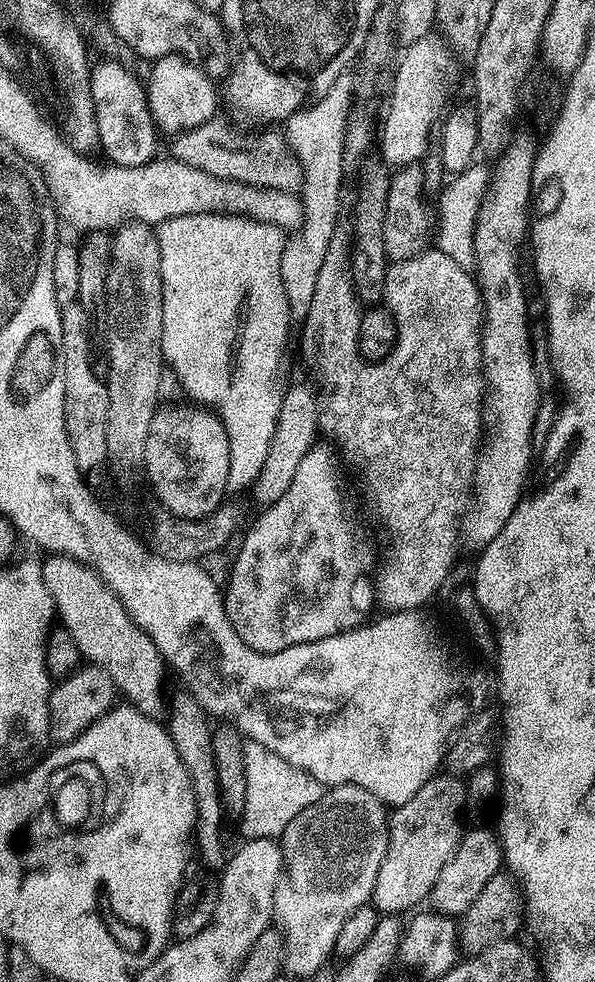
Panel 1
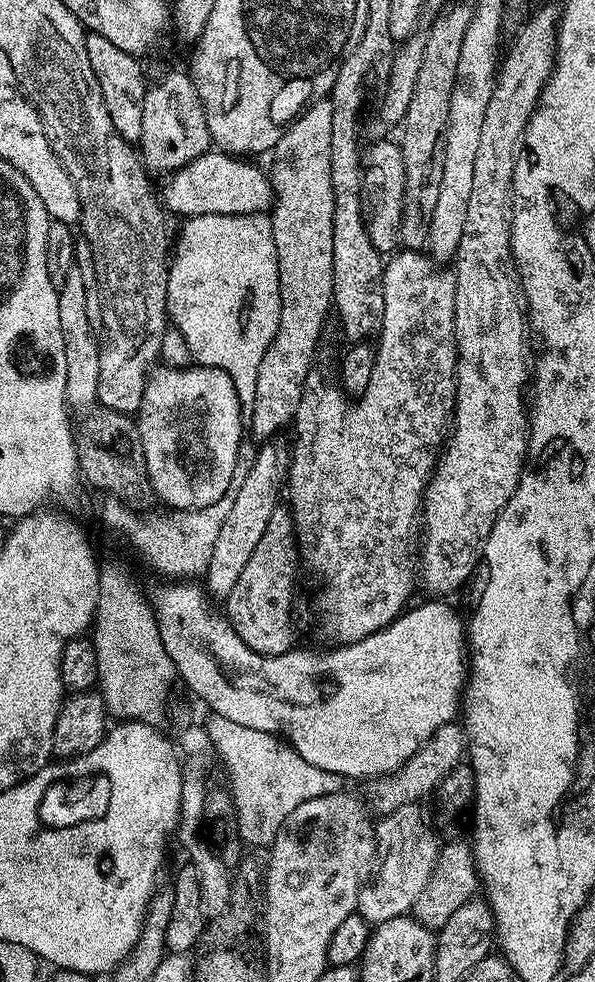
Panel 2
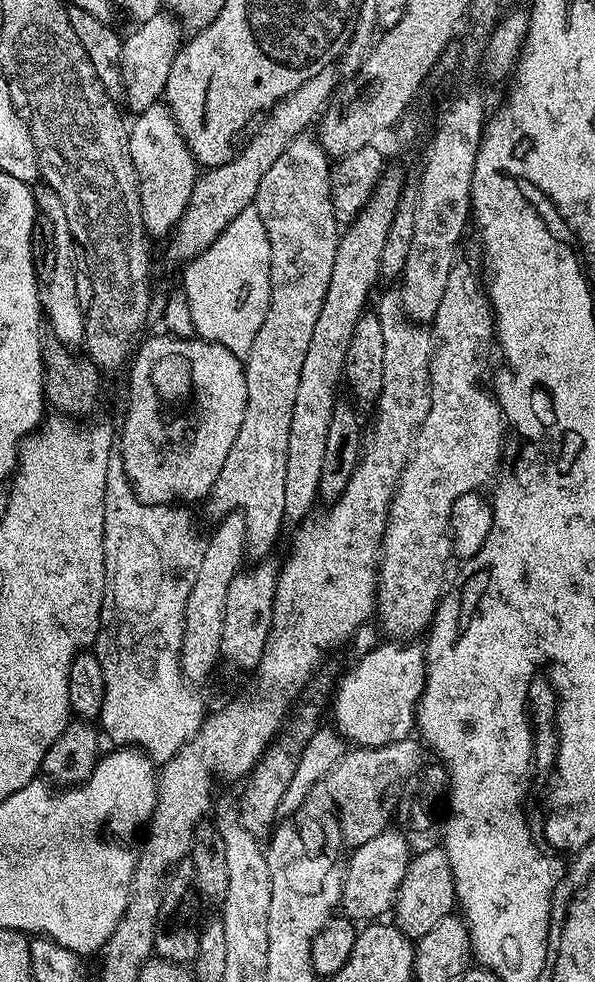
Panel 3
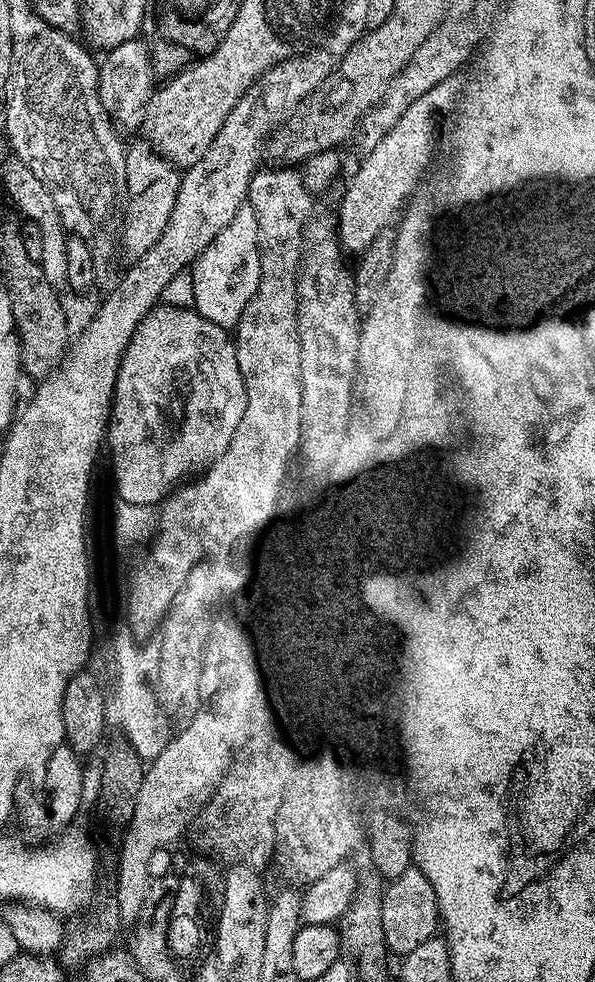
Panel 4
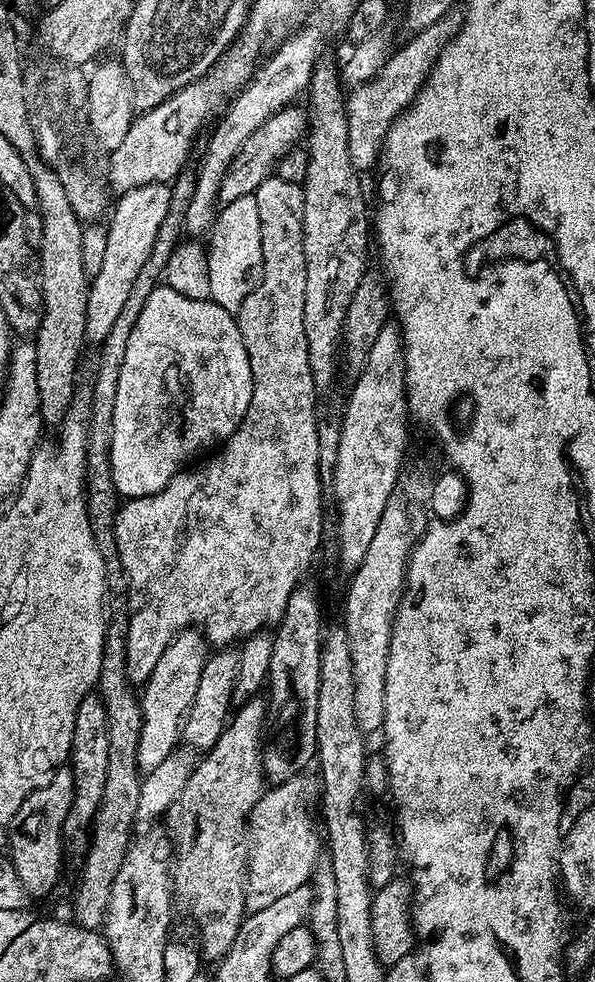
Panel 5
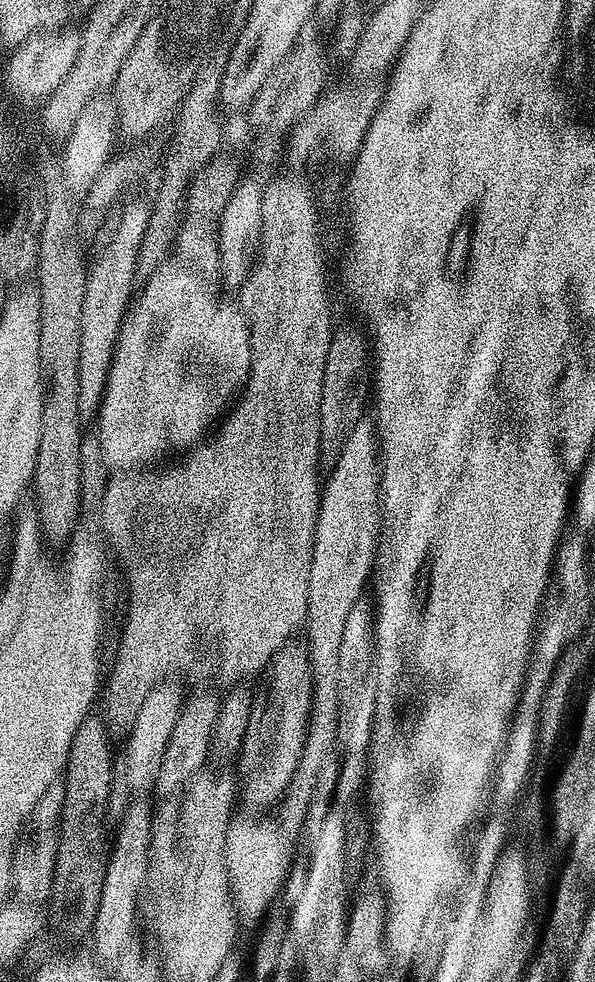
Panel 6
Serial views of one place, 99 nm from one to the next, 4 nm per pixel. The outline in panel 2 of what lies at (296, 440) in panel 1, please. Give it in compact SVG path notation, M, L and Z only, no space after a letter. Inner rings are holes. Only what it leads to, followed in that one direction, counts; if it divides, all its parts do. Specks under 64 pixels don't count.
M272 438L256 452L256 457L248 464L248 477L242 482L242 490L238 490L238 498L234 498L234 506L222 522L222 530L218 530L218 538L214 541L214 550L210 553L208 569L202 577L203 587L213 601L227 601L230 590L234 590L234 582L238 582L238 574L242 574L242 566L254 554L254 546L258 546L258 538L266 531L266 522L270 522L270 514L278 507L282 496L282 485L288 479L290 448L280 438Z

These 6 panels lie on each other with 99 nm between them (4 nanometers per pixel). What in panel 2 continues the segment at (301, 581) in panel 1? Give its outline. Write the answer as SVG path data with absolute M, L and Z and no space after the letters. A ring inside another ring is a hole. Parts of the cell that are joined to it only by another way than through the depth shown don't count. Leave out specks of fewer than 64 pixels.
M278 506L274 514L270 514L266 531L258 538L254 554L250 554L246 566L242 566L242 574L238 574L238 582L234 582L234 590L230 590L226 601L227 618L250 650L265 654L293 651L296 628L292 625L292 595L296 592L296 564L298 568L292 513L287 507Z

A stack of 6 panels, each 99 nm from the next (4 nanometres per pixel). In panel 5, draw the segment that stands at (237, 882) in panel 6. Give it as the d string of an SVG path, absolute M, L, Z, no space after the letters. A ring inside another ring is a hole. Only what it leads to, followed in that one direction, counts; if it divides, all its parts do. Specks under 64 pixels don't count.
M301 774L284 784L269 787L254 804L254 810L250 810L247 831L250 851L244 886L244 907L248 912L263 910L274 903L274 898L298 890L298 886L308 884L317 871L322 832L317 817L312 817L308 809L308 796L304 793L311 784L308 774Z

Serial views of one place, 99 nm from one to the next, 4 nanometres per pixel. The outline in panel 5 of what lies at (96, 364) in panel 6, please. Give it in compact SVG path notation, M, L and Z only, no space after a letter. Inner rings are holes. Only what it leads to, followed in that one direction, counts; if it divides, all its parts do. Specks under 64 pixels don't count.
M147 184L134 190L119 193L117 202L111 209L112 221L107 221L106 254L98 274L91 277L88 285L88 301L86 302L86 337L99 346L110 334L110 326L118 318L122 306L126 306L126 298L133 288L134 278L138 270L149 257L151 247L158 235L158 228L166 218L171 204L171 187L168 184Z

